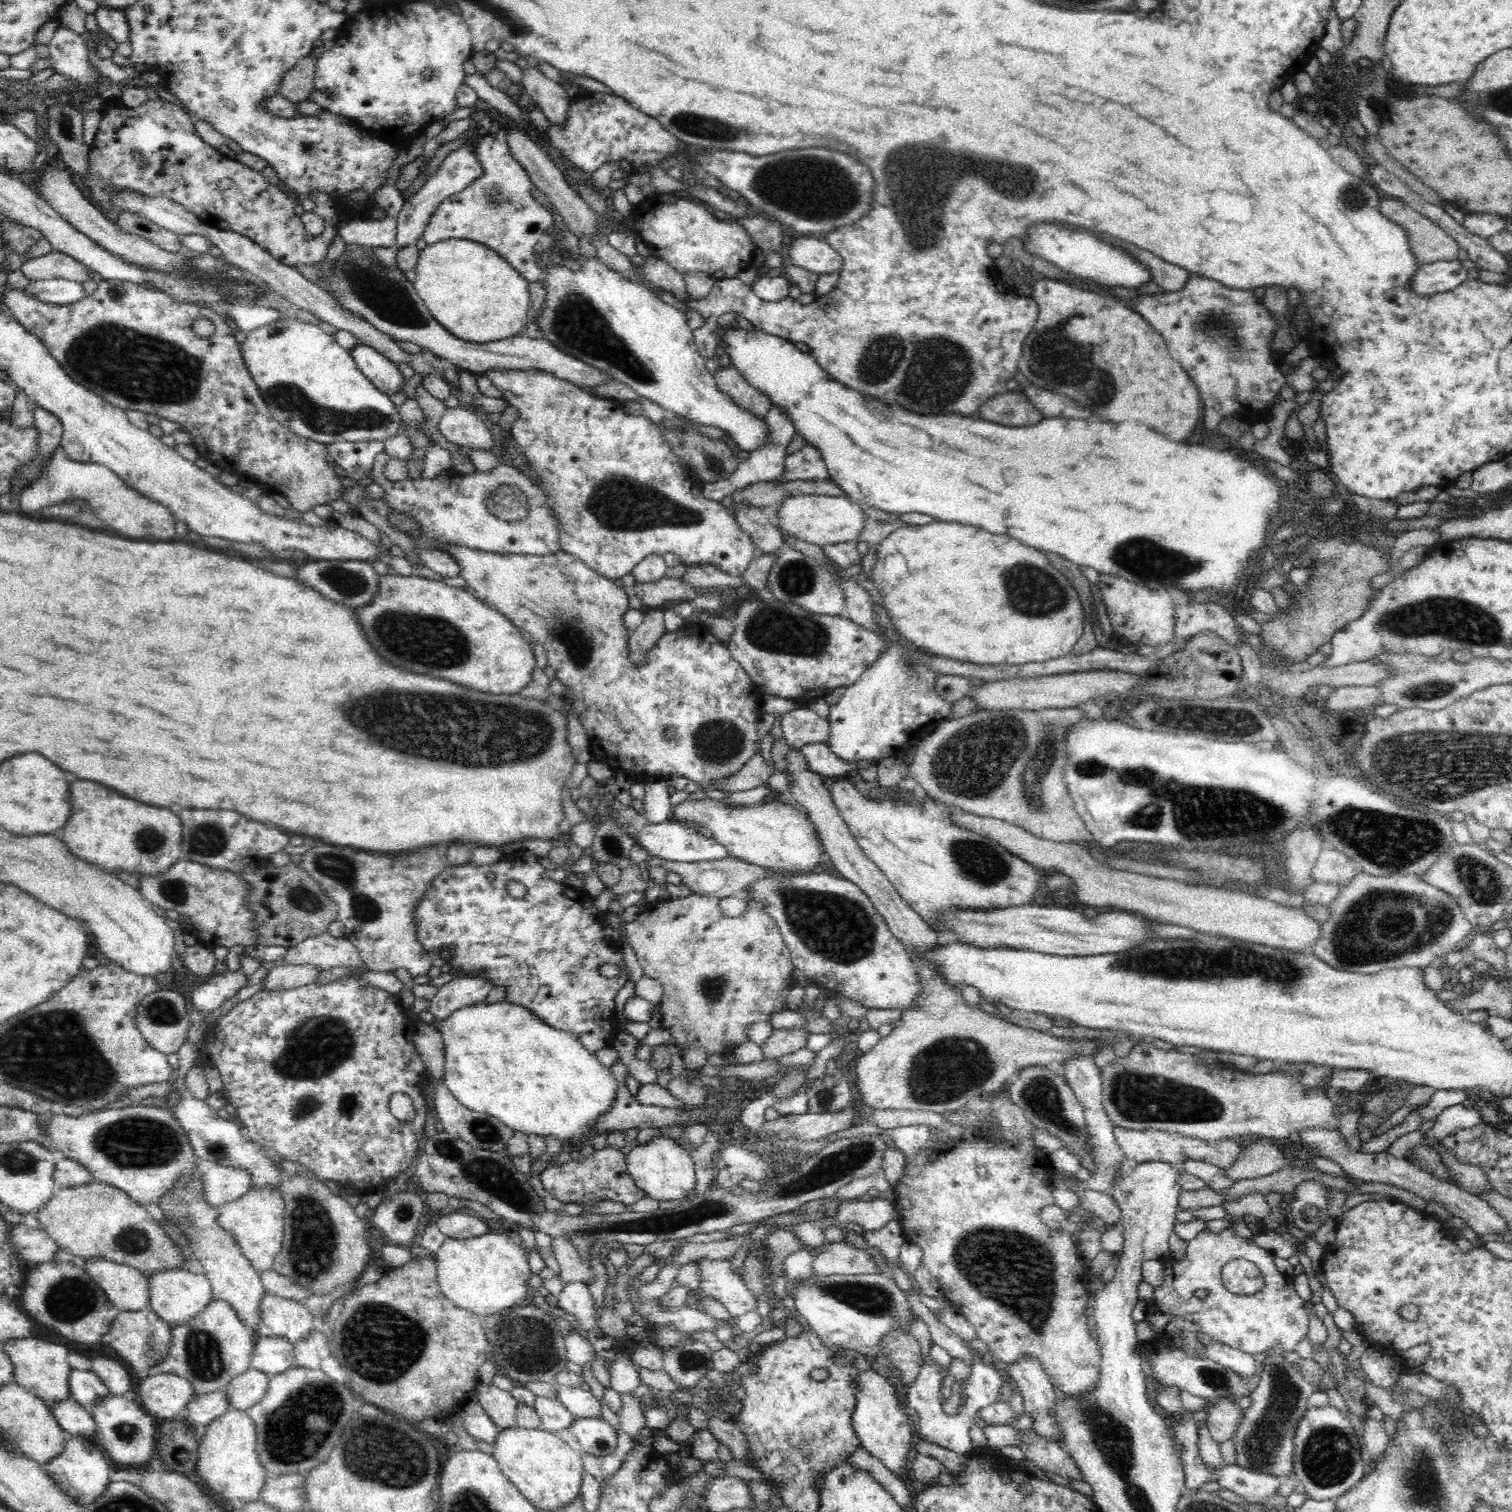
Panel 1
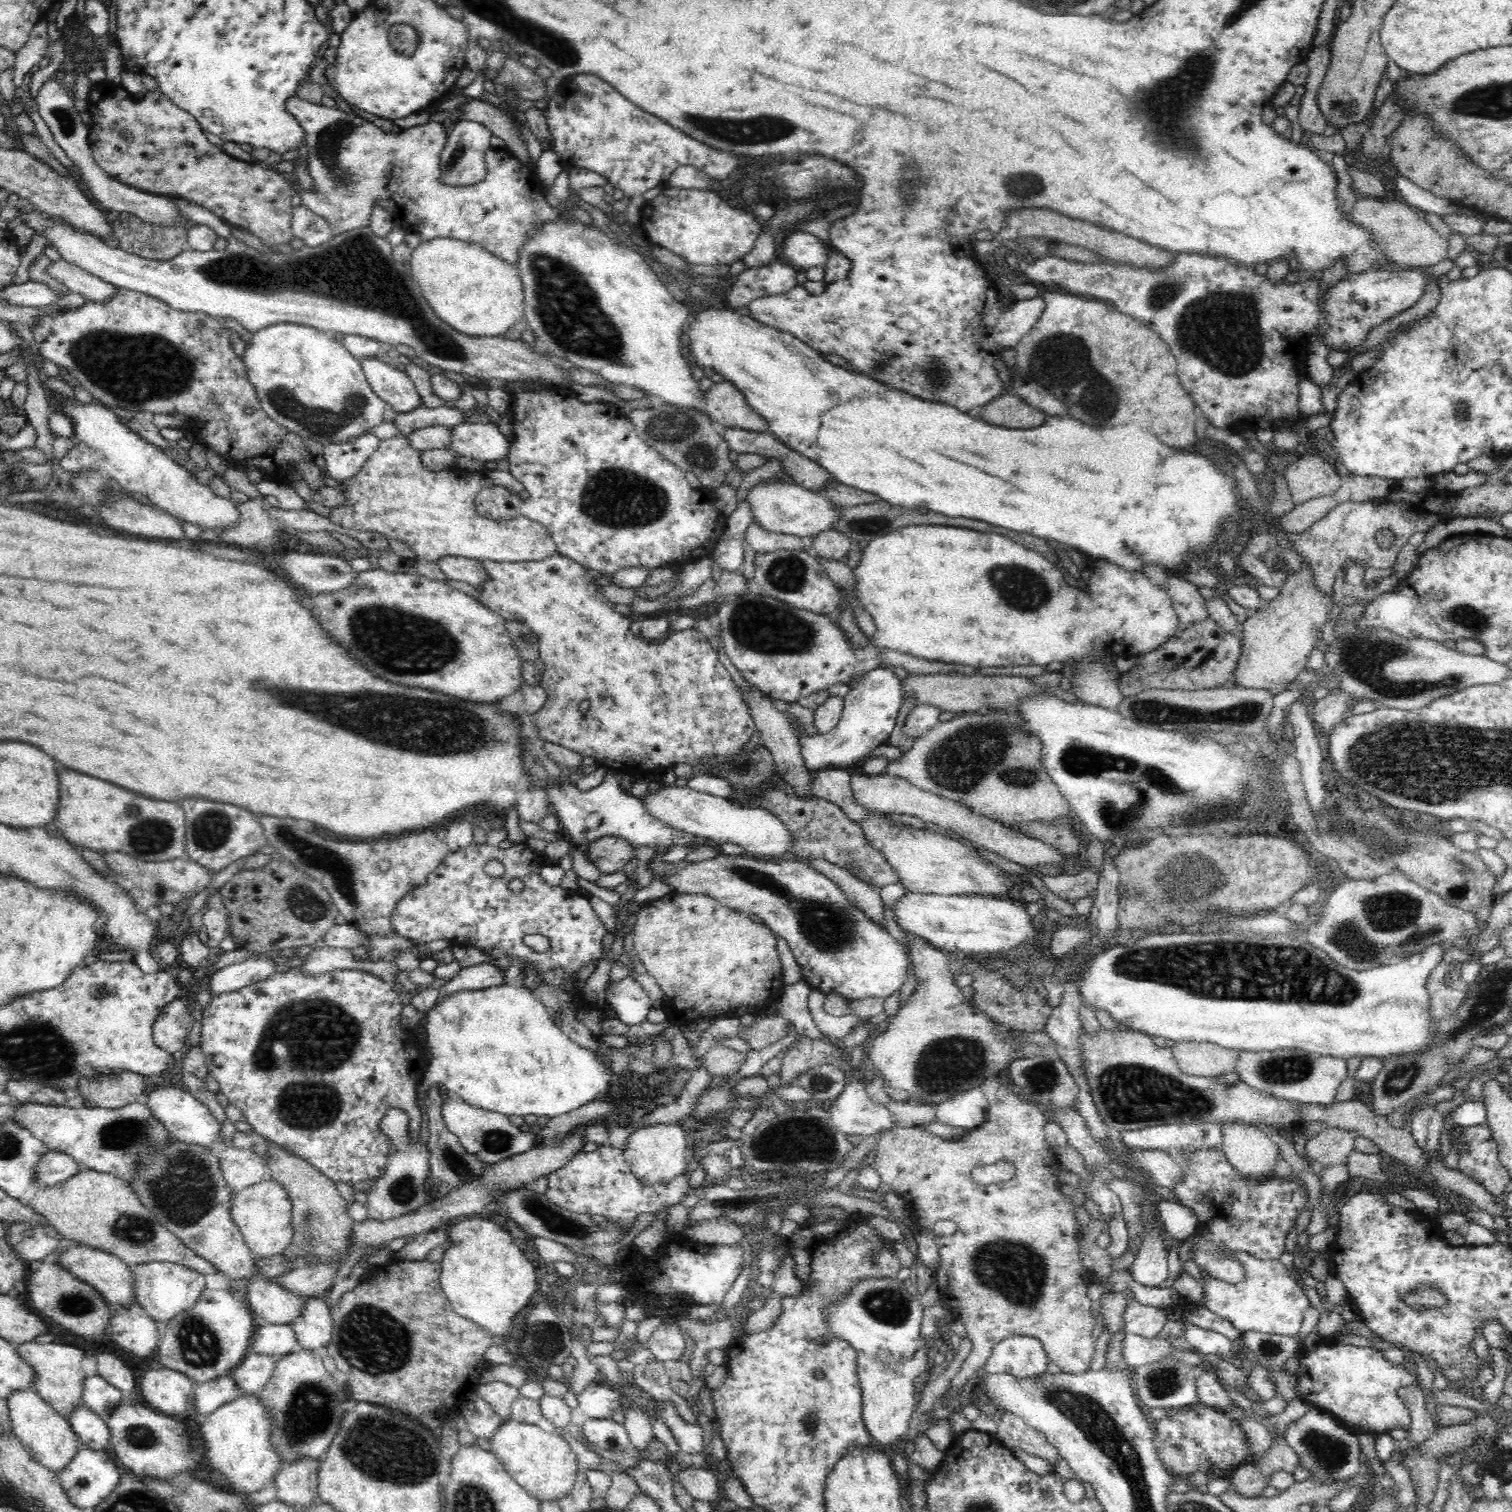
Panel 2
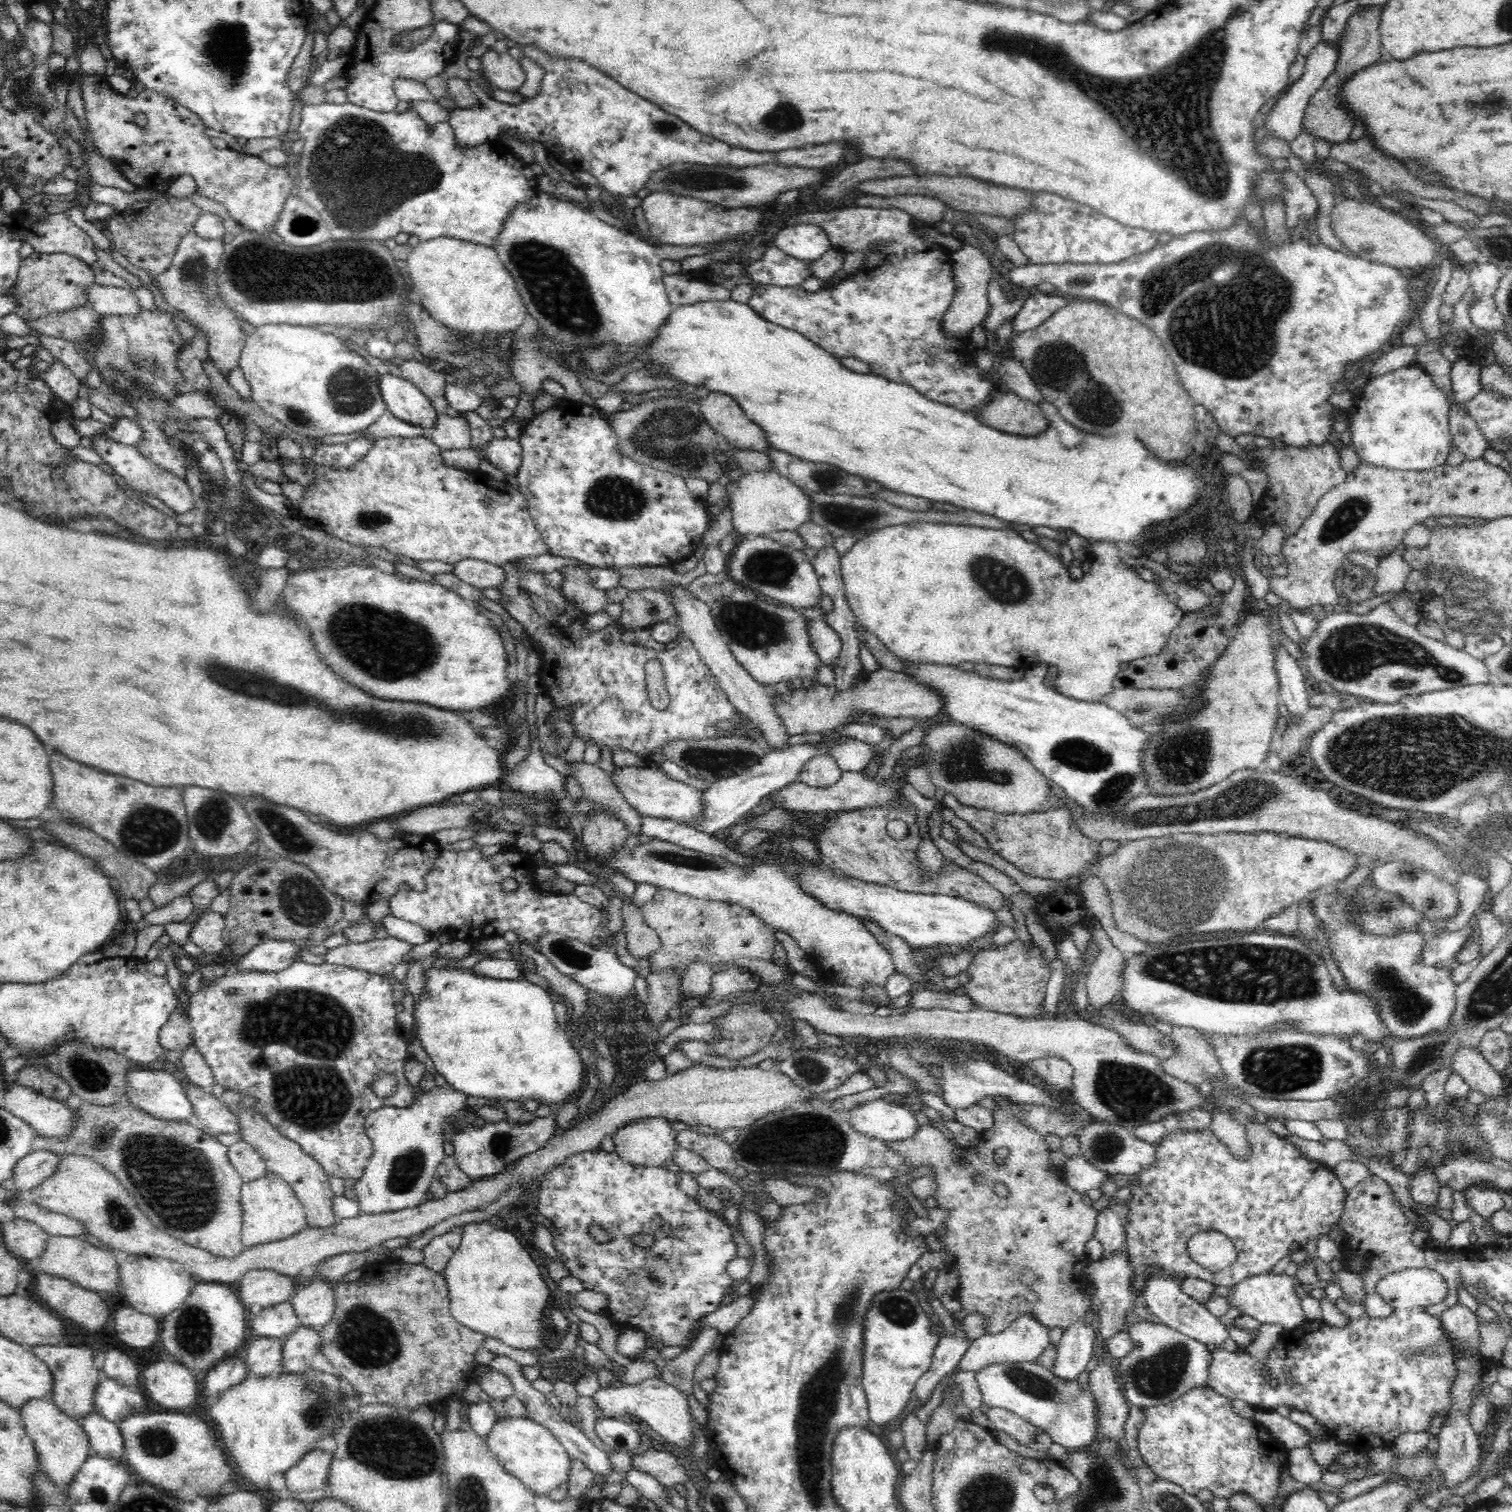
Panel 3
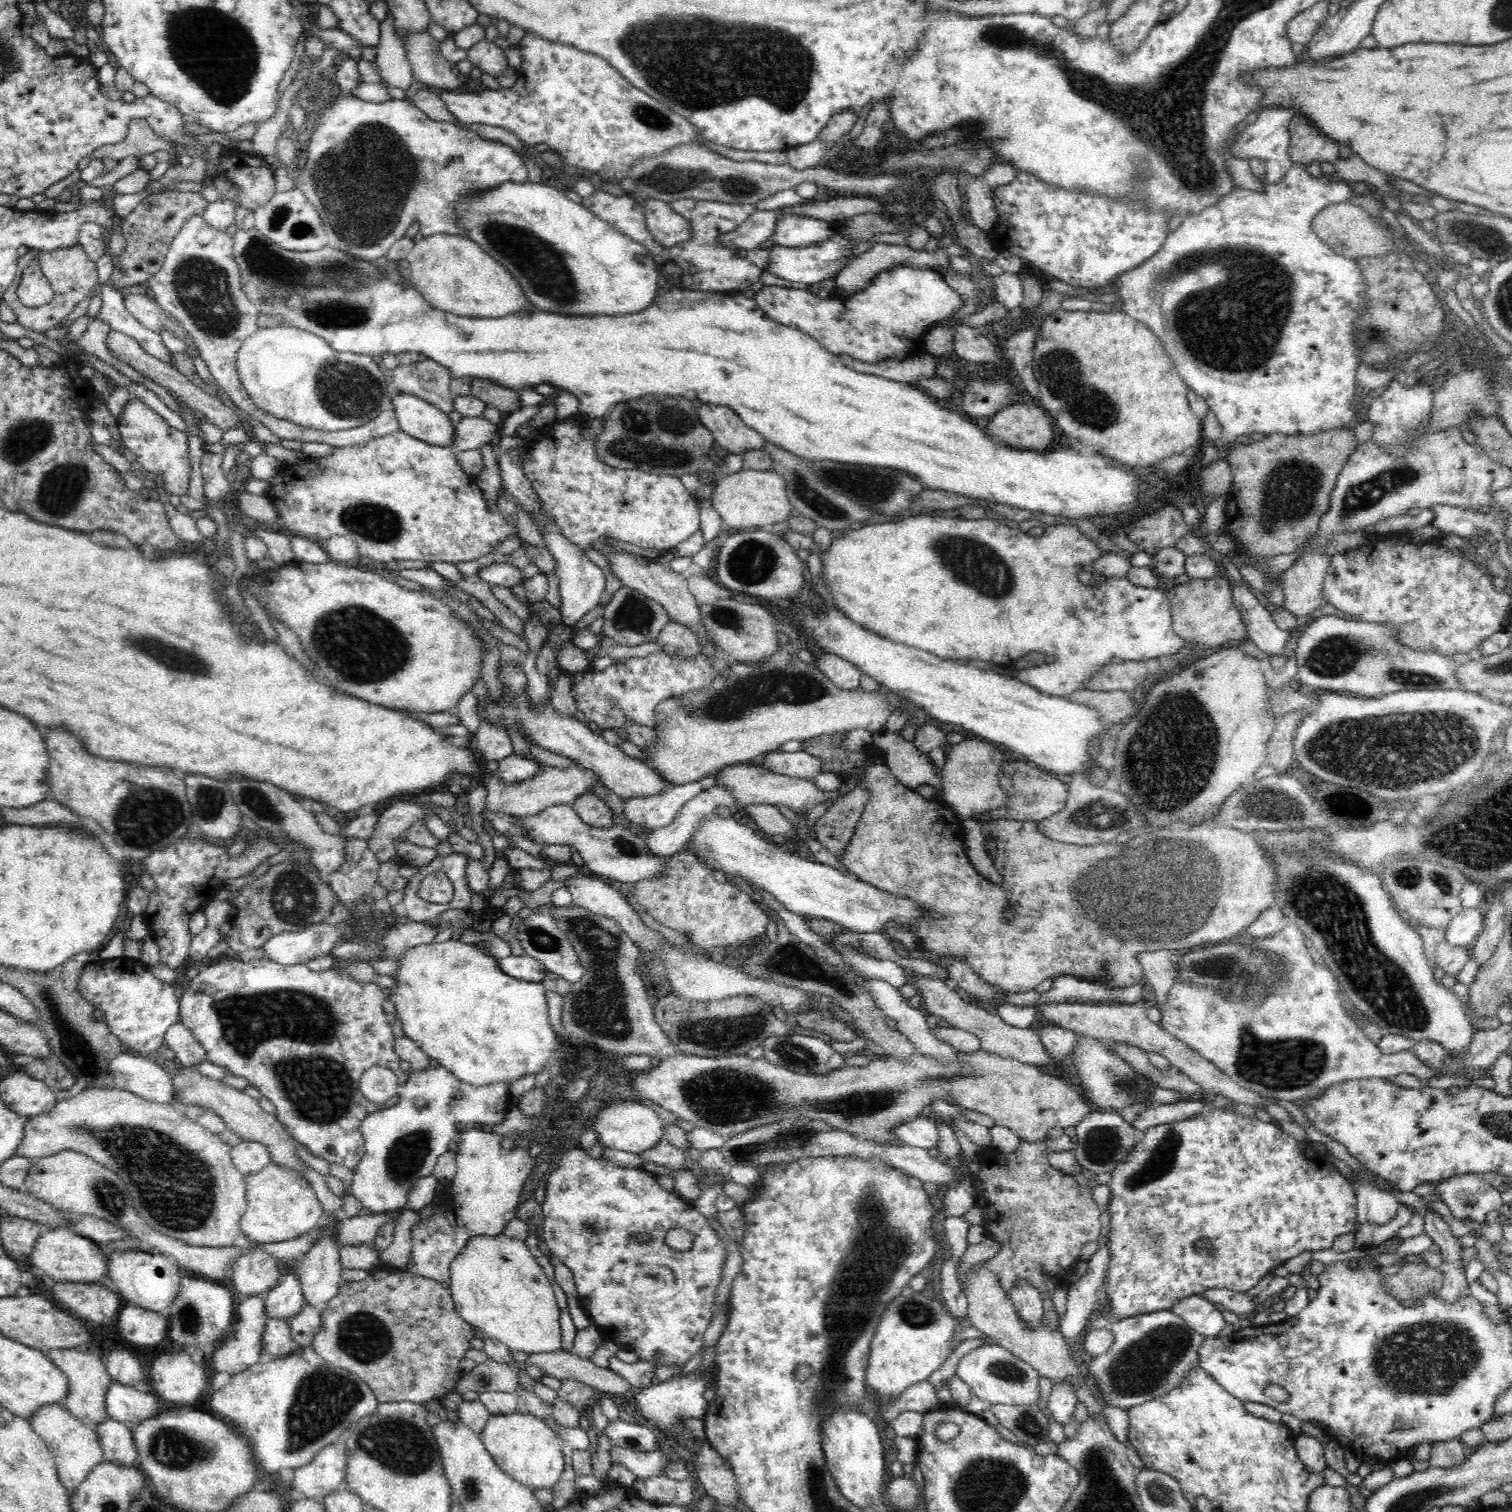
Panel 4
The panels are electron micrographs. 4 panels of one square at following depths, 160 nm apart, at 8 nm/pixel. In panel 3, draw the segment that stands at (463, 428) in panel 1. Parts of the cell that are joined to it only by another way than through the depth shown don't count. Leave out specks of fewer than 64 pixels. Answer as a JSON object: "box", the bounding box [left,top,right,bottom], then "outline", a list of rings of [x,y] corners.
{"box":[470,437,522,476],"outline":[[[493,437],[484,446],[470,446],[482,459],[486,459],[492,465],[499,468],[504,474],[516,476],[518,467],[521,465],[522,445],[519,439],[509,437]]]}

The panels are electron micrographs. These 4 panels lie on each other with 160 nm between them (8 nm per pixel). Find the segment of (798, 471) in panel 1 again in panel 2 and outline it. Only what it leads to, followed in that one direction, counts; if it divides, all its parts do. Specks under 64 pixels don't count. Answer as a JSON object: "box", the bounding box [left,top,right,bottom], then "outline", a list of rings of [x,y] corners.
{"box":[710,501,754,572],"outline":[[[746,501],[737,503],[736,510],[726,516],[726,526],[720,541],[710,552],[714,562],[723,570],[736,572],[743,566],[746,531],[754,520],[751,506]]]}

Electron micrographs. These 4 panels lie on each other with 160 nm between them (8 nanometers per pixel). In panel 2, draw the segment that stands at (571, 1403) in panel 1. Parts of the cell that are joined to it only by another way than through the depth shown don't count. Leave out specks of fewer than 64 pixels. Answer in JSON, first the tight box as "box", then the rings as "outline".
{"box":[575,1382,624,1419],"outline":[[[602,1382],[587,1386],[575,1398],[579,1404],[578,1411],[590,1419],[608,1419],[618,1408],[622,1408],[624,1392],[612,1390]]]}

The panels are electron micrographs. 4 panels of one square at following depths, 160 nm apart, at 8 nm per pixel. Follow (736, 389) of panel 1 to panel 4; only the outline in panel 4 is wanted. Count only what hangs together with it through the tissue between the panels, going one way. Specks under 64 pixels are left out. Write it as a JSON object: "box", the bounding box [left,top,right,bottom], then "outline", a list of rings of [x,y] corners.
{"box":[697,404,767,454],"outline":[[[702,404],[697,408],[702,424],[712,432],[714,440],[731,454],[764,449],[767,440],[753,428],[746,426],[736,411],[728,406]]]}

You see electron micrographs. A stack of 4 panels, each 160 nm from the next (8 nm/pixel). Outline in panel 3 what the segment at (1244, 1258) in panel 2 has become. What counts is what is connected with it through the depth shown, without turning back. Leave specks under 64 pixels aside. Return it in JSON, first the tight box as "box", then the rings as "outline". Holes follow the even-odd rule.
{"box":[1187,1231,1305,1331],"outline":[[[1217,1231],[1196,1234],[1187,1245],[1189,1256],[1199,1266],[1211,1272],[1221,1272],[1238,1259],[1232,1240]],[[1270,1271],[1264,1274],[1248,1275],[1244,1281],[1230,1288],[1229,1308],[1238,1308],[1240,1314],[1255,1318],[1260,1324],[1280,1324],[1284,1331],[1296,1330],[1305,1323],[1301,1299],[1296,1294],[1298,1285],[1294,1276]]]}

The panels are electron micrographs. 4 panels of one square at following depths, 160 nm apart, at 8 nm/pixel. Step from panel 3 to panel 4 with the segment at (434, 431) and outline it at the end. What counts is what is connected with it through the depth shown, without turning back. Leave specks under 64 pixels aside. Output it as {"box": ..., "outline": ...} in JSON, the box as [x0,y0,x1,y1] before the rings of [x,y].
{"box":[451,416,500,451],"outline":[[[483,416],[462,417],[453,424],[455,441],[451,444],[456,451],[479,449],[483,444],[490,444],[491,440],[500,436],[500,425],[490,423]]]}

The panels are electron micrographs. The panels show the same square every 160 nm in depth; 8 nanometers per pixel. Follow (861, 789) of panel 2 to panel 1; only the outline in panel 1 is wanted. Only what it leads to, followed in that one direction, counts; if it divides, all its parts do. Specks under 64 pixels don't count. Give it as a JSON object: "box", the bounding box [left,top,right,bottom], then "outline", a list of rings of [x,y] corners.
{"box":[949,806,1322,952],"outline":[[[949,806],[951,806],[951,820],[957,826],[988,837],[991,844],[1000,843],[1005,849],[1032,863],[1037,869],[1053,868],[1056,872],[1069,876],[1074,886],[1078,887],[1078,900],[1082,904],[1111,906],[1114,909],[1141,914],[1158,924],[1186,926],[1198,933],[1255,942],[1290,952],[1302,952],[1307,947],[1311,949],[1312,944],[1320,938],[1322,923],[1306,915],[1303,907],[1287,907],[1278,902],[1225,888],[1194,886],[1185,881],[1114,870],[1098,862],[1079,842],[1043,839],[1010,822],[980,817],[966,813],[960,807]]]}

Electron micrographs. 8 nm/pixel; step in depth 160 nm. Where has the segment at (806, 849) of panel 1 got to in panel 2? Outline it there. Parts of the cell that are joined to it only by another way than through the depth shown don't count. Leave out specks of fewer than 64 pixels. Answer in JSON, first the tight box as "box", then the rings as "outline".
{"box":[641,782,792,859],"outline":[[[679,782],[673,785],[667,785],[664,789],[645,794],[641,797],[643,804],[651,816],[658,818],[661,822],[668,824],[678,830],[709,838],[718,843],[732,842],[744,848],[743,856],[758,859],[782,859],[790,857],[790,848],[792,848],[792,833],[776,814],[762,808],[743,808],[739,804],[733,804],[728,797],[723,798],[714,796],[706,792],[692,790],[688,783]]]}

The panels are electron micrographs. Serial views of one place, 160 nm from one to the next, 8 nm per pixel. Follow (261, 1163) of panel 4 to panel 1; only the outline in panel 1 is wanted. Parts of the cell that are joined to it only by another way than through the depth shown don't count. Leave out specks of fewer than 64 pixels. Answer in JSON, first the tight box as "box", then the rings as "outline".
{"box":[201,1165,253,1208],"outline":[[[212,1165],[201,1178],[206,1202],[216,1208],[244,1196],[253,1188],[251,1174],[231,1166]]]}

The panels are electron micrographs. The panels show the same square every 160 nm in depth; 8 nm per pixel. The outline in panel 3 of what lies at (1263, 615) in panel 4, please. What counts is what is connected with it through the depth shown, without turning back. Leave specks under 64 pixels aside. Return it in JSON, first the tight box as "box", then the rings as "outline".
{"box":[1276,644,1310,718],"outline":[[[1280,644],[1276,648],[1276,673],[1280,679],[1280,702],[1286,704],[1292,718],[1302,718],[1310,710],[1304,675],[1288,651]]]}

